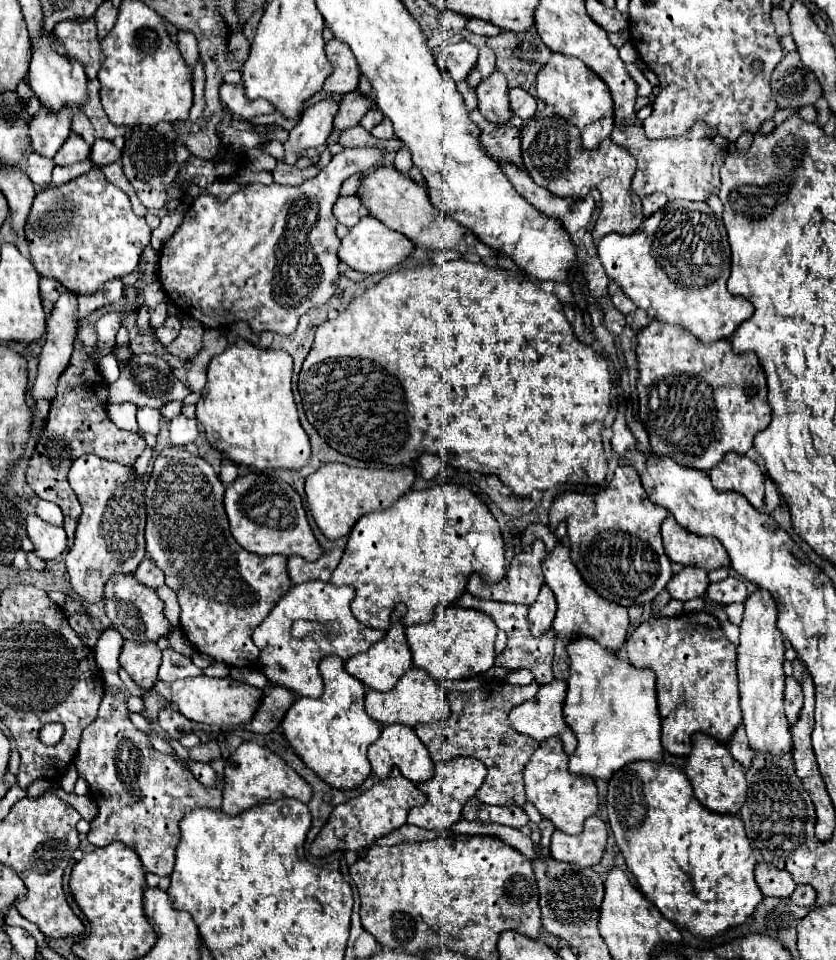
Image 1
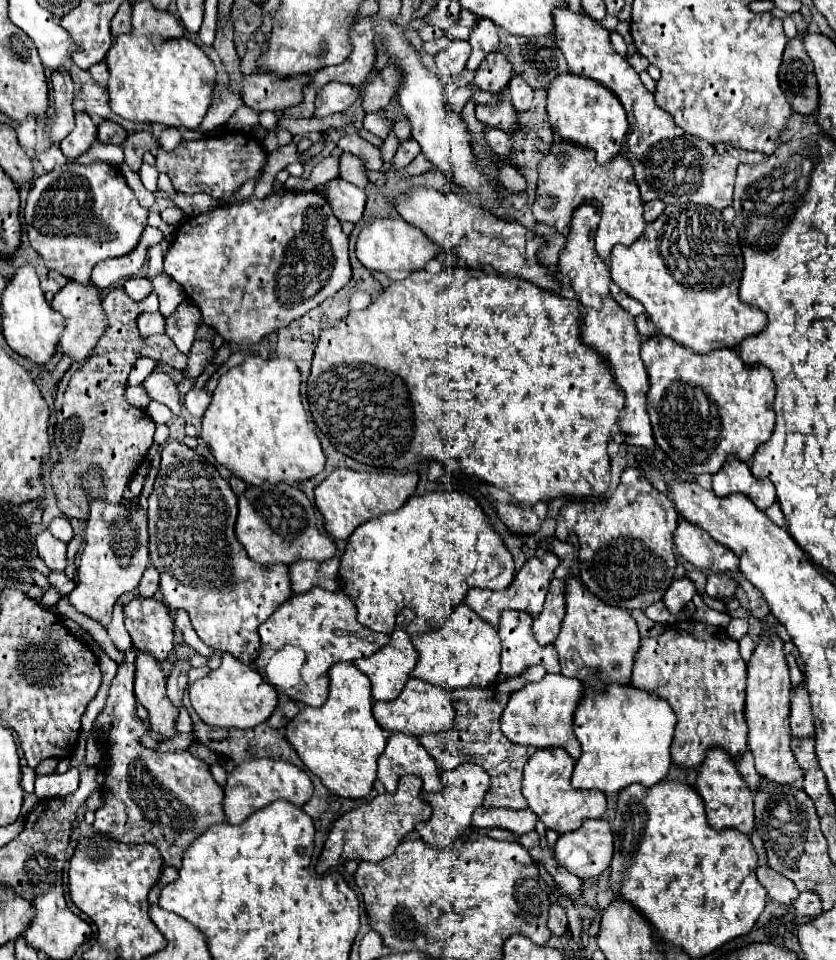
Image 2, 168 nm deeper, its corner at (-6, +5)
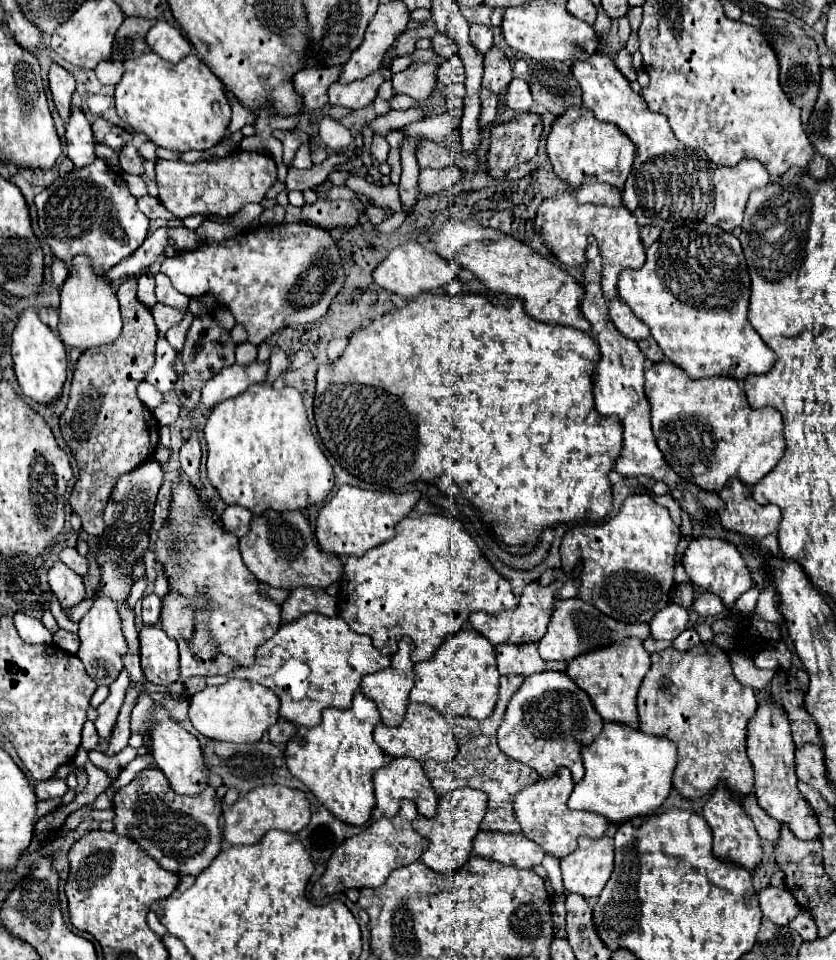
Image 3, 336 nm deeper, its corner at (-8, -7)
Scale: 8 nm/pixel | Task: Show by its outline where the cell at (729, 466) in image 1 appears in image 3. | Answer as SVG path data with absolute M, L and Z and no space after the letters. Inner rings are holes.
M728 480L718 496L724 500L724 508L716 514L726 530L750 538L764 538L778 530L780 508L776 504L758 504L742 480Z

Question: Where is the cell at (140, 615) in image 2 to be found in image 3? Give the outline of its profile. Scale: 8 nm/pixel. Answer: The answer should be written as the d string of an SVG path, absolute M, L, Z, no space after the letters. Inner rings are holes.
M158 624L140 630L142 670L148 682L170 686L178 680L178 646Z

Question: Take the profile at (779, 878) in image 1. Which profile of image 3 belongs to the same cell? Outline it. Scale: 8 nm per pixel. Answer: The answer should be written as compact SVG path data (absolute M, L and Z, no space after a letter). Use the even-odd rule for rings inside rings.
M784 886L762 888L760 890L760 908L768 920L772 920L774 924L780 924L780 926L790 924L800 912L796 898Z

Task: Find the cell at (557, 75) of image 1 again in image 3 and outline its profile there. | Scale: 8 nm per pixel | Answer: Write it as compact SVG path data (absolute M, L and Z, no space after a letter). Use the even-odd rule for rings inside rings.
M570 106L556 118L548 134L548 158L554 172L570 186L580 186L584 176L598 176L600 182L622 188L634 162L634 144L618 126L600 122L586 106Z

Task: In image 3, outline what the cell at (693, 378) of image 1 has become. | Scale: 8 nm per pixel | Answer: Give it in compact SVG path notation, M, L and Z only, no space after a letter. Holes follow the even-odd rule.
M664 360L646 368L644 388L652 406L652 430L660 452L680 478L700 486L702 490L720 492L730 478L740 478L746 486L754 486L772 470L784 452L782 414L776 408L752 408L740 388L740 382L732 376L694 380L676 364Z

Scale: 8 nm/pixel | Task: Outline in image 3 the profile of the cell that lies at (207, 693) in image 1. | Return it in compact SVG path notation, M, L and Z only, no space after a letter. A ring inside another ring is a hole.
M230 678L226 684L206 686L190 696L190 722L200 734L212 740L250 744L258 742L262 734L278 722L278 706L278 696L266 686L242 678Z

